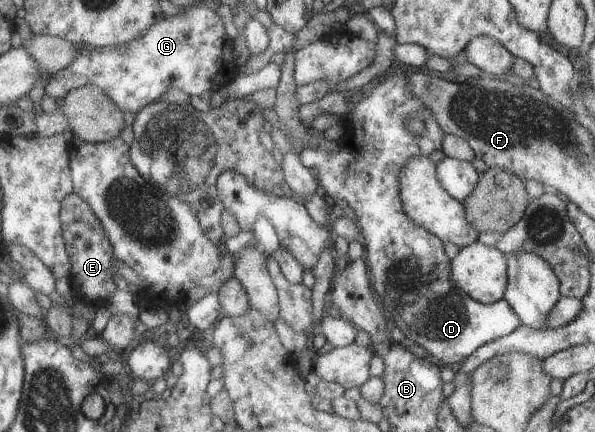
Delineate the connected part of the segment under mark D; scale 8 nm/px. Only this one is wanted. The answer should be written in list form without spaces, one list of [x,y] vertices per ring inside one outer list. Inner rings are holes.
[[[398,67],[387,70],[379,78],[371,80],[366,90],[362,91],[360,100],[349,105],[349,112],[344,117],[343,135],[336,141],[338,151],[325,151],[307,147],[302,151],[301,161],[307,168],[315,167],[320,193],[330,203],[345,201],[353,210],[356,224],[360,229],[360,241],[363,244],[365,263],[369,269],[370,284],[377,295],[385,314],[390,315],[394,324],[404,333],[405,343],[423,347],[431,358],[451,365],[459,363],[471,355],[475,349],[494,339],[511,333],[519,324],[519,318],[503,299],[492,304],[482,304],[471,300],[450,279],[450,261],[444,253],[441,239],[427,233],[423,227],[417,227],[401,207],[399,199],[399,169],[411,157],[428,157],[434,150],[441,149],[443,131],[431,115],[431,111],[407,91],[408,69]],[[409,117],[419,117],[423,125],[423,133],[413,135],[405,121]]]

